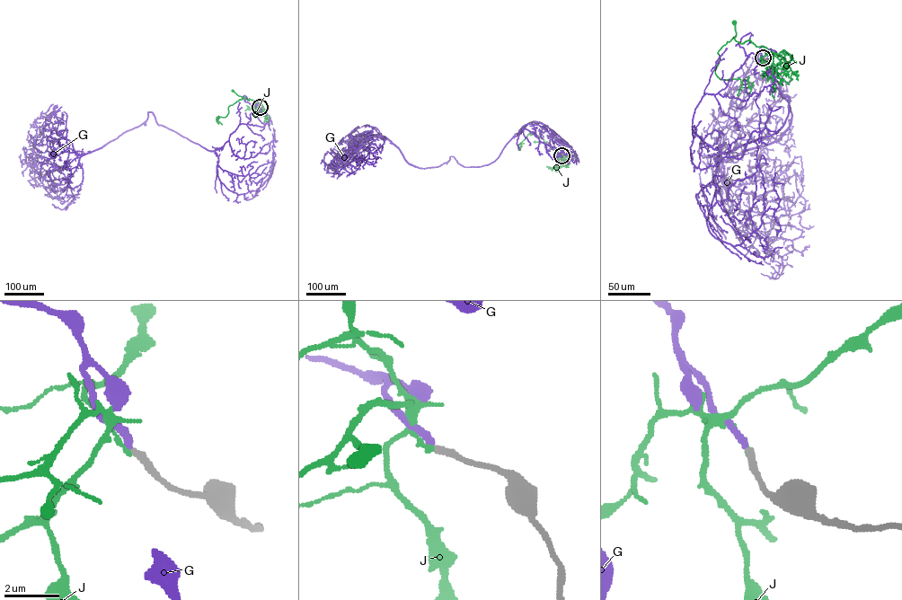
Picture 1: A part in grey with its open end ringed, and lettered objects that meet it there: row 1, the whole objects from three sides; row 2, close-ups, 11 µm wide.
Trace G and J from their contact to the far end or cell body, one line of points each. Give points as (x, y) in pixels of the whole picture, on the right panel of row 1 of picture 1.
G: (763, 57), (692, 124), (722, 153), (775, 133), (766, 68), (791, 124), (724, 175), (800, 196), (757, 173)
J: (763, 57), (768, 53), (765, 47), (756, 47), (749, 39), (741, 43), (734, 39), (734, 22)

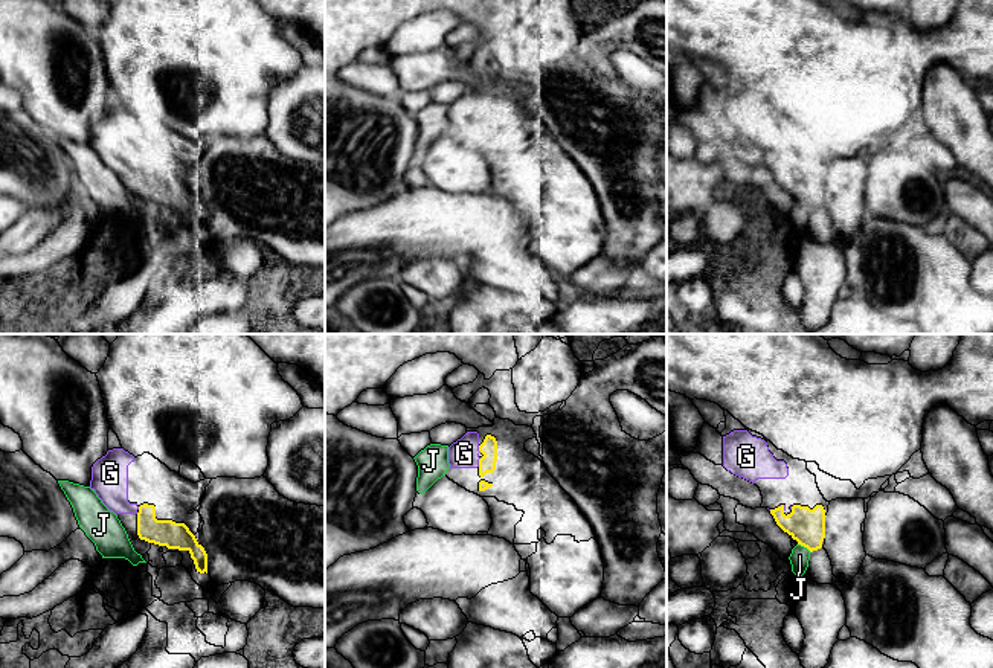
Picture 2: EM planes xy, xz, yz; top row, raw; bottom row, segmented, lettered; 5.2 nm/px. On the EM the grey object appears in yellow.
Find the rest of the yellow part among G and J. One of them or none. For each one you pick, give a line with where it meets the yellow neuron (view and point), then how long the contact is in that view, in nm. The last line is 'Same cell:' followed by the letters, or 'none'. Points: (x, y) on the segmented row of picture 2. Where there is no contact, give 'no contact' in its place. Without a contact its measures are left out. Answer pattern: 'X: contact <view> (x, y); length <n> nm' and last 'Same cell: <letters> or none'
G: contact xz (479, 462); length 50 nm
Same cell: G

